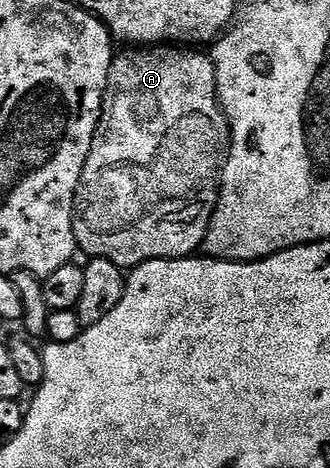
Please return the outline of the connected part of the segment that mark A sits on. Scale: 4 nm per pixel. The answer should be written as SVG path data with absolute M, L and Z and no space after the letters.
M128 47L125 50L125 53L117 52L112 59L108 86L104 88L104 106L100 112L100 122L92 140L90 155L86 159L86 167L82 171L82 179L78 183L76 202L72 208L72 222L81 254L88 253L89 258L110 259L110 263L128 271L154 259L166 262L175 257L190 257L203 246L210 219L220 198L220 179L224 172L226 142L229 140L230 130L216 94L214 63L207 52L197 51L192 47Z

